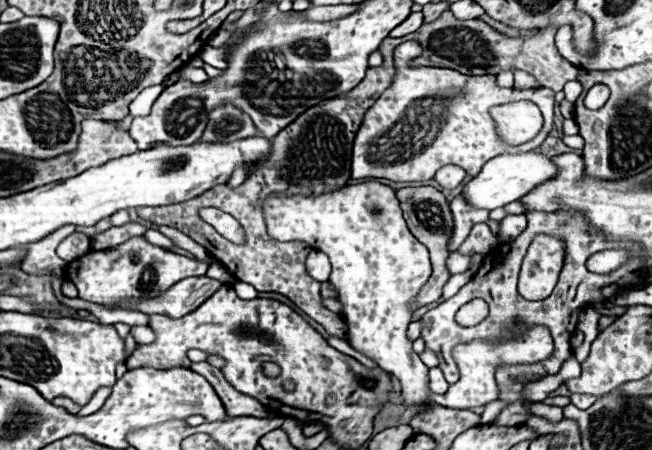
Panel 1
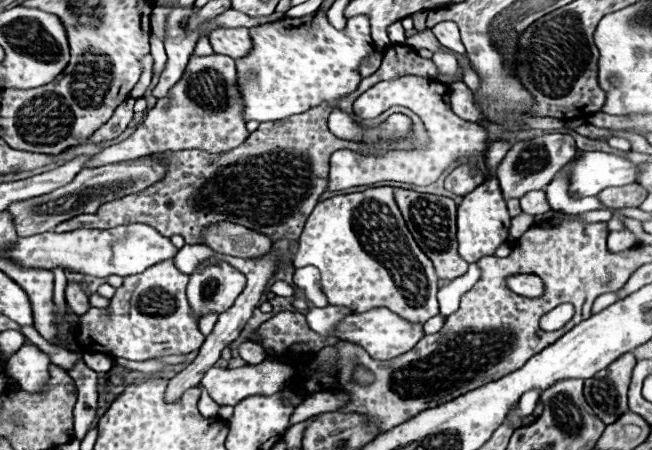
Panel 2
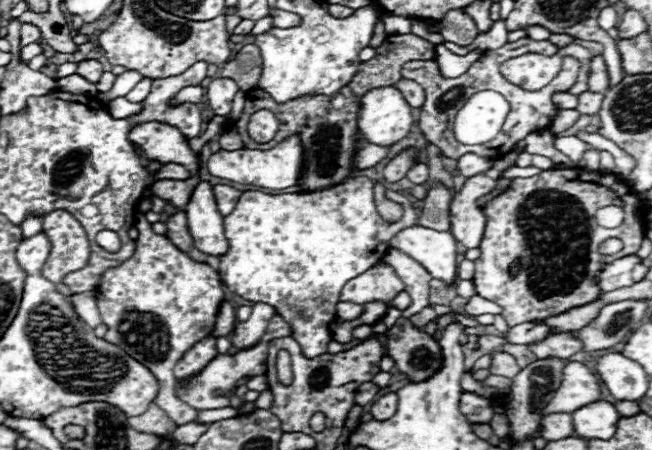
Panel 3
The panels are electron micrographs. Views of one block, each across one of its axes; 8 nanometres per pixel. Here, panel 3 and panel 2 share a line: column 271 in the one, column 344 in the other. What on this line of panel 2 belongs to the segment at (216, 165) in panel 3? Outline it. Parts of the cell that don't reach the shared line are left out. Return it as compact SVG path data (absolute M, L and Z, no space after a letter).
M402 76L396 80L378 82L354 102L354 114L360 118L376 118L380 112L386 112L390 106L410 108L422 118L430 136L428 148L410 150L410 152L390 150L384 156L360 156L350 150L338 150L330 156L328 190L344 190L344 188L364 186L364 184L374 184L384 180L428 186L436 182L438 176L451 170L452 166L454 169L456 163L462 161L462 158L481 155L485 148L485 140L487 140L485 129L477 123L460 120L450 110L450 90L438 80L420 78L420 76Z

